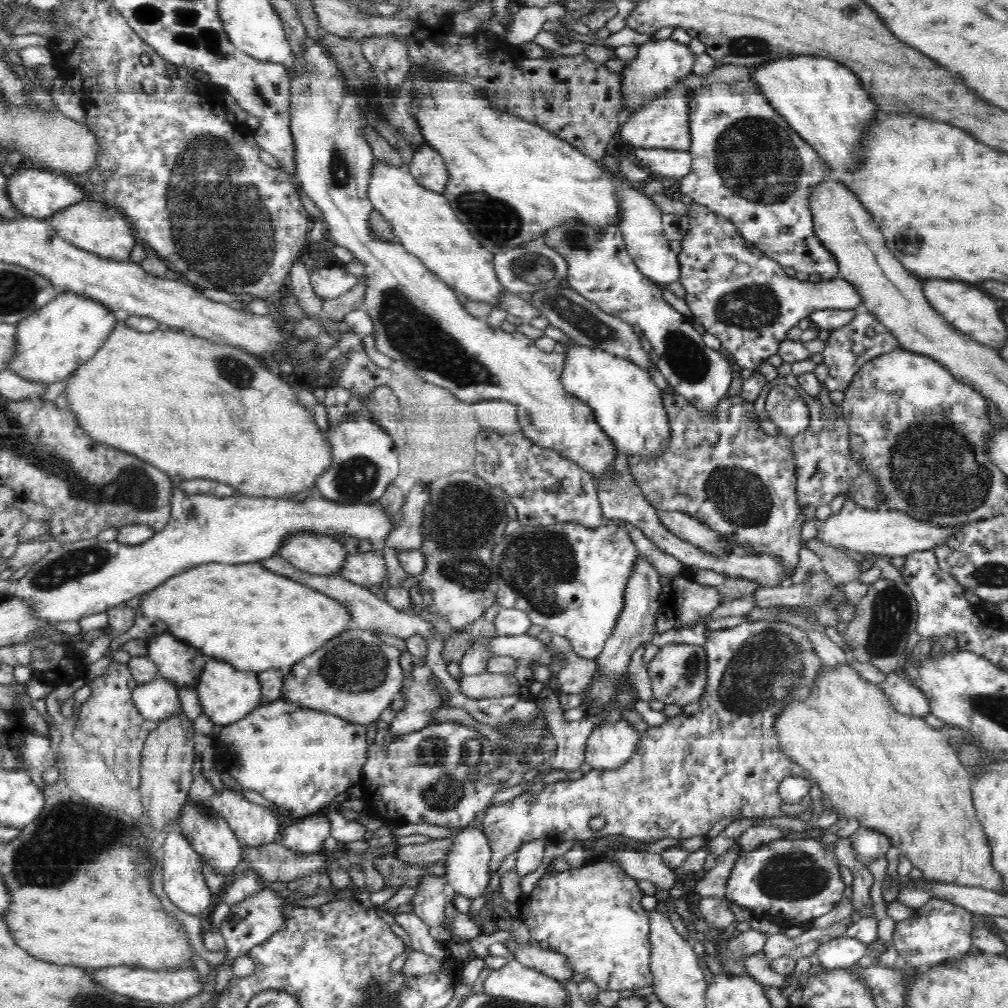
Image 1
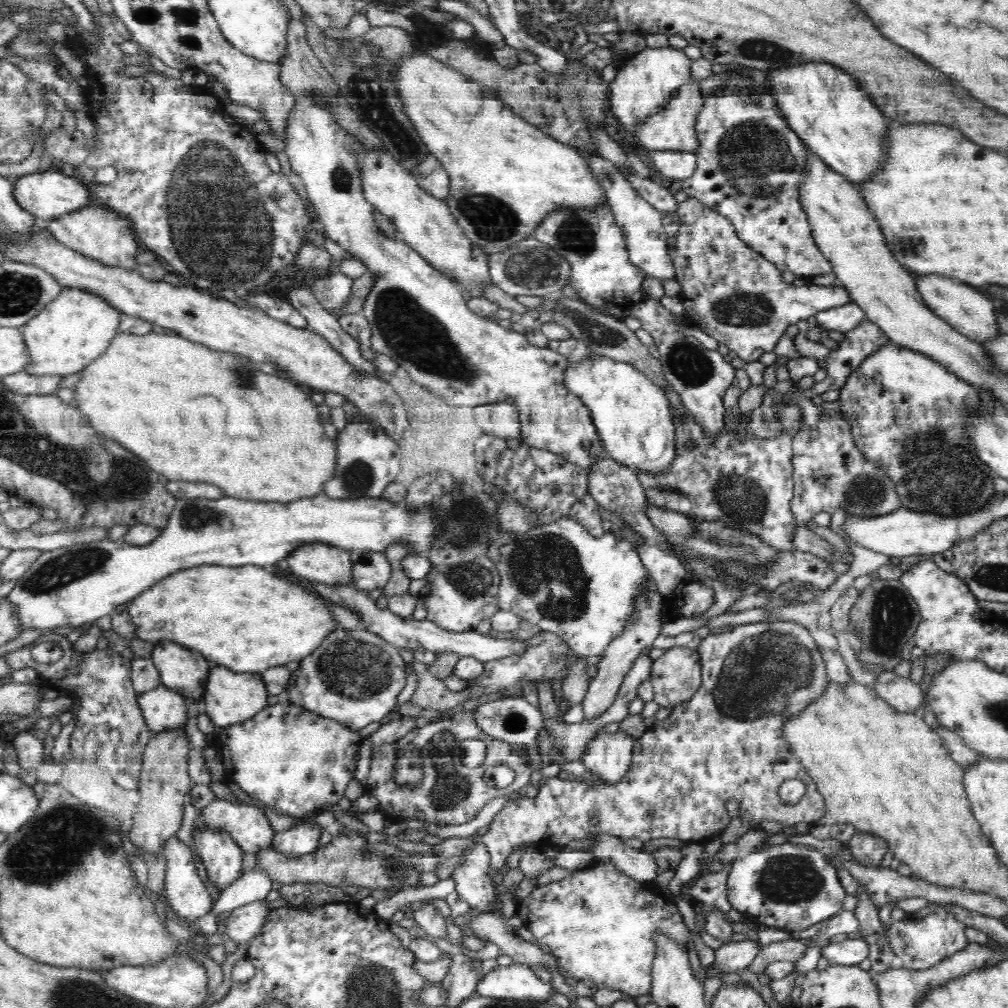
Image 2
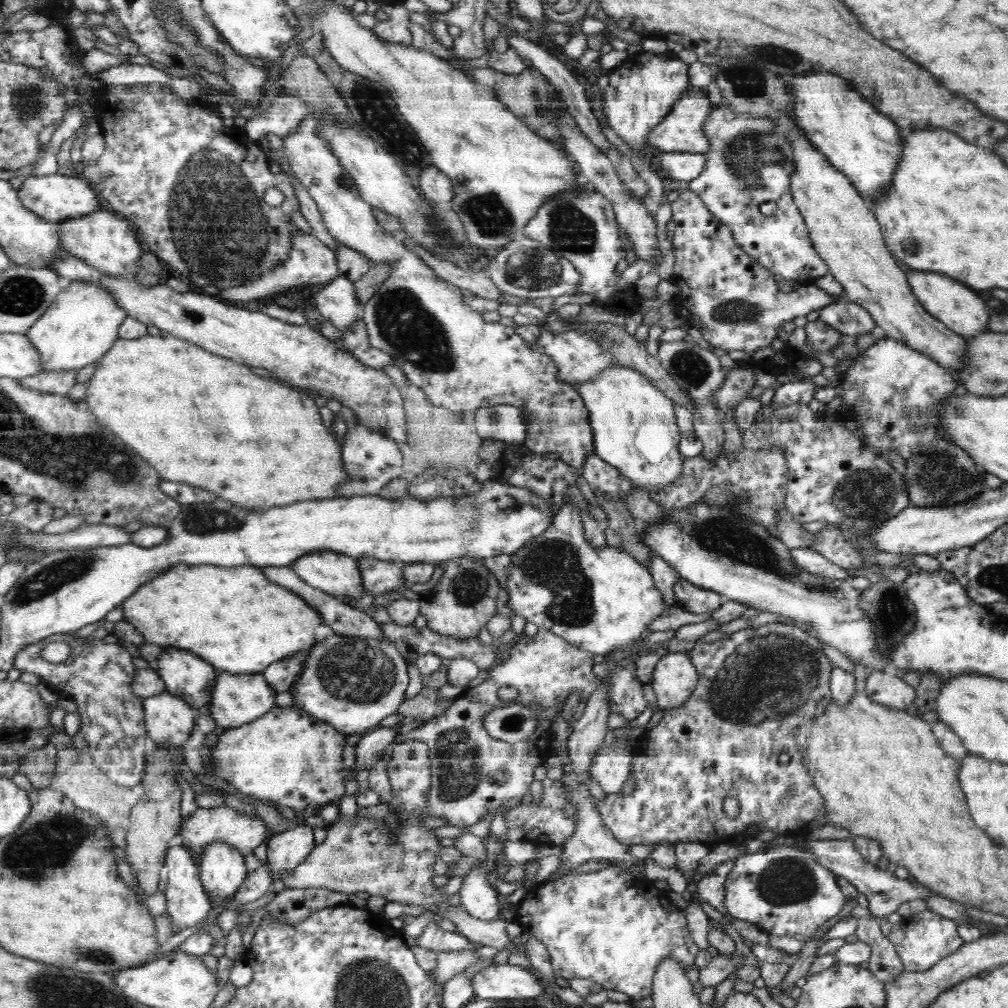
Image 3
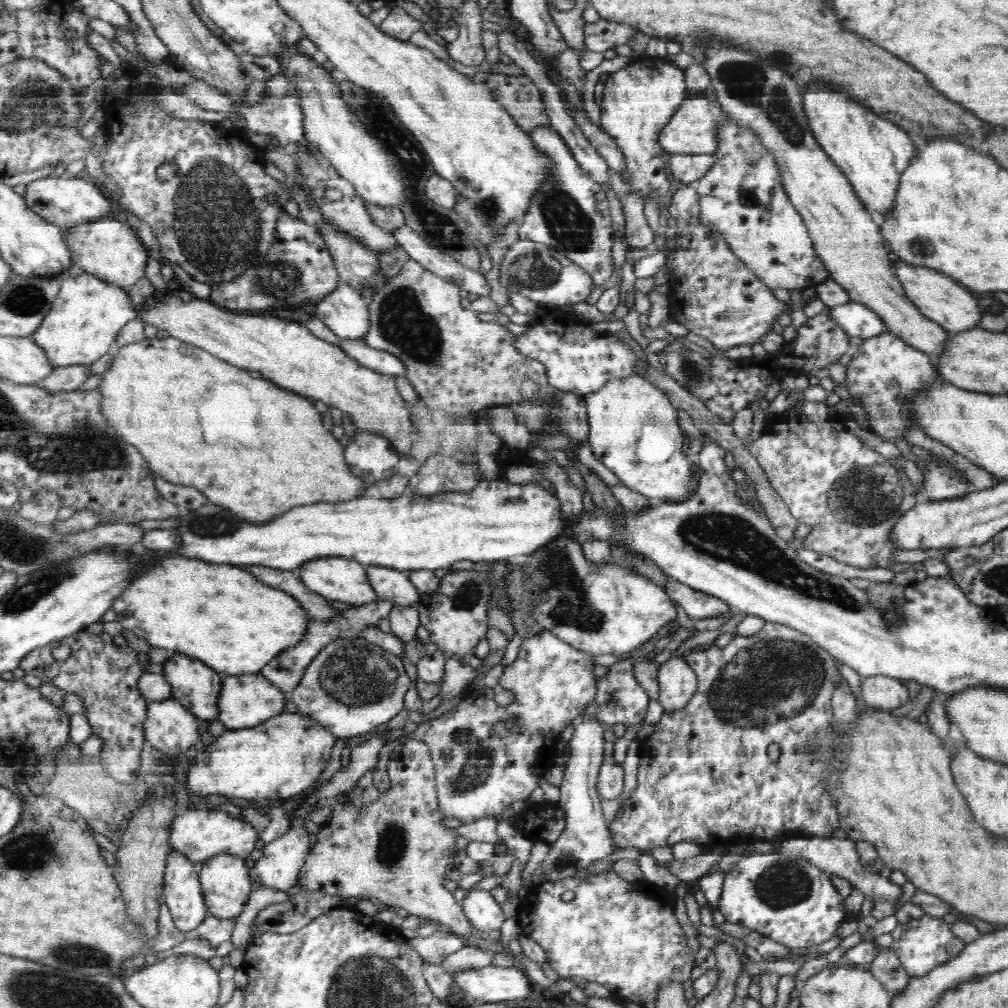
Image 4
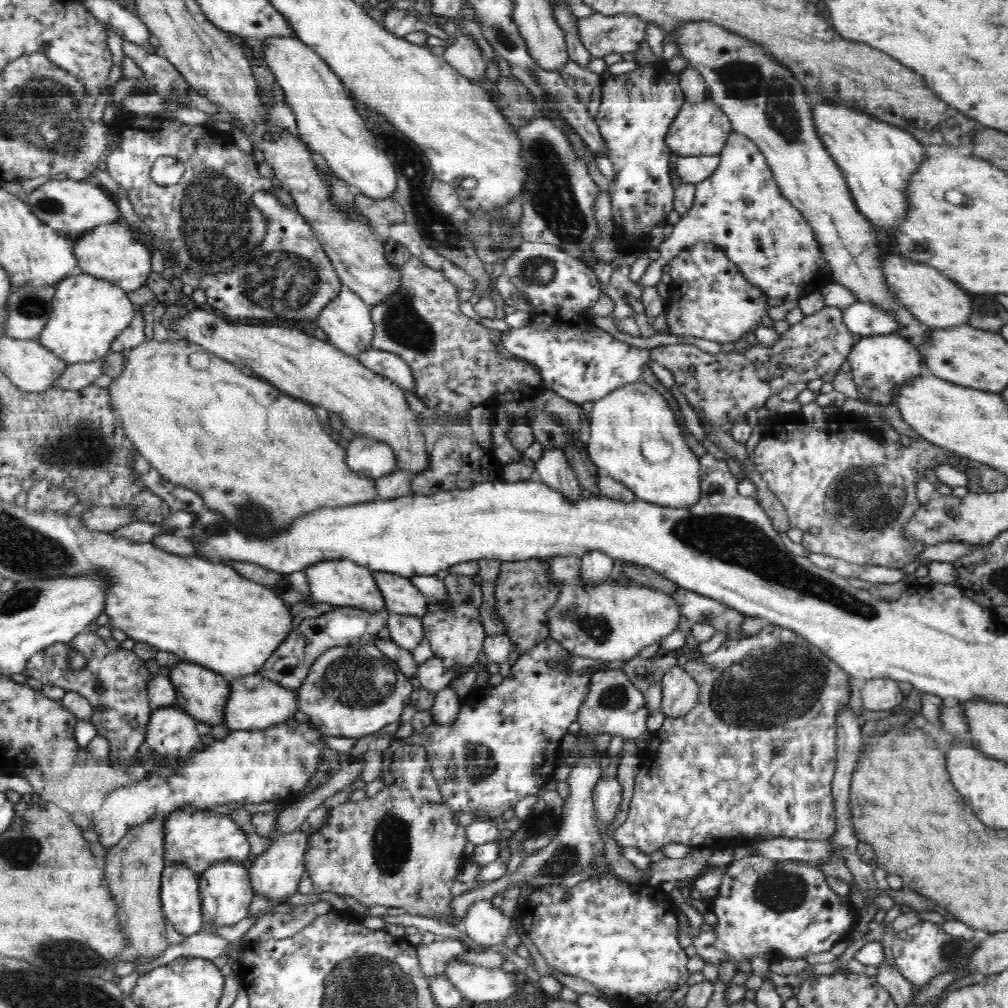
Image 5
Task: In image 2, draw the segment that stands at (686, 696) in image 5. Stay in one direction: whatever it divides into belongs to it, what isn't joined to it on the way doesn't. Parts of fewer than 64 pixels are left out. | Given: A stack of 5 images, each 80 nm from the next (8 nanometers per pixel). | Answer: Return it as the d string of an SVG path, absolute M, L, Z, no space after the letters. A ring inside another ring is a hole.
M672 647L652 662L651 683L654 687L653 700L662 708L678 706L695 696L703 683L702 659L698 651L690 648Z

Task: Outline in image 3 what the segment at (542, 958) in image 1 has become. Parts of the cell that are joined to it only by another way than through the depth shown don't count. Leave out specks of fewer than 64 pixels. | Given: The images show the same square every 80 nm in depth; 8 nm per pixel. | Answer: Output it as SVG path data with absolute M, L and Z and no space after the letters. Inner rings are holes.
M407 740L403 743L393 744L391 759L387 762L387 773L389 781L393 787L393 797L391 798L390 810L399 817L401 828L391 829L390 832L380 830L379 822L384 822L380 818L365 818L355 815L347 818L343 814L338 816L338 820L332 822L326 839L321 844L316 845L313 851L296 866L291 872L284 872L284 882L287 888L308 888L322 887L336 892L344 892L344 894L356 894L356 892L364 892L372 896L383 896L387 902L398 902L398 904L408 904L408 906L424 906L426 910L440 914L444 920L450 920L456 926L456 932L462 933L462 936L468 938L478 945L493 946L498 950L510 948L510 952L518 953L515 945L508 934L505 926L506 920L480 920L474 916L470 916L462 906L455 907L448 896L440 891L440 887L436 887L432 878L434 878L434 868L432 864L436 860L440 860L442 856L442 845L438 841L438 835L435 830L422 826L422 822L428 818L428 809L425 806L426 794L430 789L431 770L430 759L428 756L428 747L424 743L417 740Z

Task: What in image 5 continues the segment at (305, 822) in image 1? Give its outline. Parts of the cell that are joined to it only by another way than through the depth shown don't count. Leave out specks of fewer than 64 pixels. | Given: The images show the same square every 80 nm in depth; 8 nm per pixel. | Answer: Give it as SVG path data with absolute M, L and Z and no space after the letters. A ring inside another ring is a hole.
M296 830L274 839L271 845L249 865L249 879L253 894L269 898L269 900L284 900L298 892L300 877L306 866L306 854L312 839L310 832Z

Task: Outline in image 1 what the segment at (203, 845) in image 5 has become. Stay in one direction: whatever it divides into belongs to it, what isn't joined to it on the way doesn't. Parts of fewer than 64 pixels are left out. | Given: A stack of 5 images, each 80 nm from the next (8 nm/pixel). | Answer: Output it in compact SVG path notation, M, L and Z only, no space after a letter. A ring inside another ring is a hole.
M230 789L223 790L222 794L214 794L214 804L209 803L208 805L215 816L222 816L228 822L230 829L234 831L242 846L270 844L270 842L278 840L278 832L281 832L281 829L278 828L276 814L270 812L268 807L262 808L262 806L258 806L258 803L248 802L242 793L238 794Z

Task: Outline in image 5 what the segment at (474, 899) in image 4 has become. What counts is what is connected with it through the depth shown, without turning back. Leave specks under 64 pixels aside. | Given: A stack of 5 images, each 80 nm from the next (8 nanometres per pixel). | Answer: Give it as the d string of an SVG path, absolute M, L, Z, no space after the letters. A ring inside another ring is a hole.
M480 900L472 904L465 915L463 929L476 942L476 948L494 948L504 944L506 936L510 934L511 920L492 905L491 900Z

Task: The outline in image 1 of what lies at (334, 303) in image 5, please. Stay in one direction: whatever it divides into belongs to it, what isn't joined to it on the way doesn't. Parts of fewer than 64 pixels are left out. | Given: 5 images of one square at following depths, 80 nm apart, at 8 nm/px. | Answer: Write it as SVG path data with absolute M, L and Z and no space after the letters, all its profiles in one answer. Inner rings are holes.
M338 264L320 269L312 266L310 268L310 284L314 287L318 298L323 301L338 298L357 283L357 276L350 274Z

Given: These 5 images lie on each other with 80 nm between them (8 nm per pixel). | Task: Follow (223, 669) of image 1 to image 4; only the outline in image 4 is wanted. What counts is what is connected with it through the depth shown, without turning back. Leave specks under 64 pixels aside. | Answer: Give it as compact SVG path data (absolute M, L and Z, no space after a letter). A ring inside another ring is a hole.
M261 672L223 677L221 692L217 696L217 718L228 730L252 728L253 725L260 724L262 721L268 720L269 717L285 712L284 699L286 696L287 694L281 692L272 682L269 682Z

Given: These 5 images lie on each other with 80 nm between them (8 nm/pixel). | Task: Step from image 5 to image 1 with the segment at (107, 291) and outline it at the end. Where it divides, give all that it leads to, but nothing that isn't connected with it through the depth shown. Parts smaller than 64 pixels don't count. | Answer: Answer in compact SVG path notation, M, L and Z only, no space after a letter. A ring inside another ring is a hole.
M72 292L60 293L54 300L45 304L40 310L36 310L20 320L16 325L16 341L14 342L14 354L9 361L8 370L16 373L23 379L40 383L55 383L66 379L78 366L90 360L96 355L98 349L105 344L109 333L119 324L117 312L95 300L77 295Z

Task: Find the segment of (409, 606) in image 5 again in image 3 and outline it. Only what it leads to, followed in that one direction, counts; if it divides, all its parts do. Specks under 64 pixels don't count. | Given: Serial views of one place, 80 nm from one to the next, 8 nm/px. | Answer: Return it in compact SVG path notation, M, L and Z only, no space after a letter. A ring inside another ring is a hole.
M366 557L357 560L361 571L361 581L366 592L375 596L382 593L402 589L405 584L403 568L388 561L380 561L375 557Z

